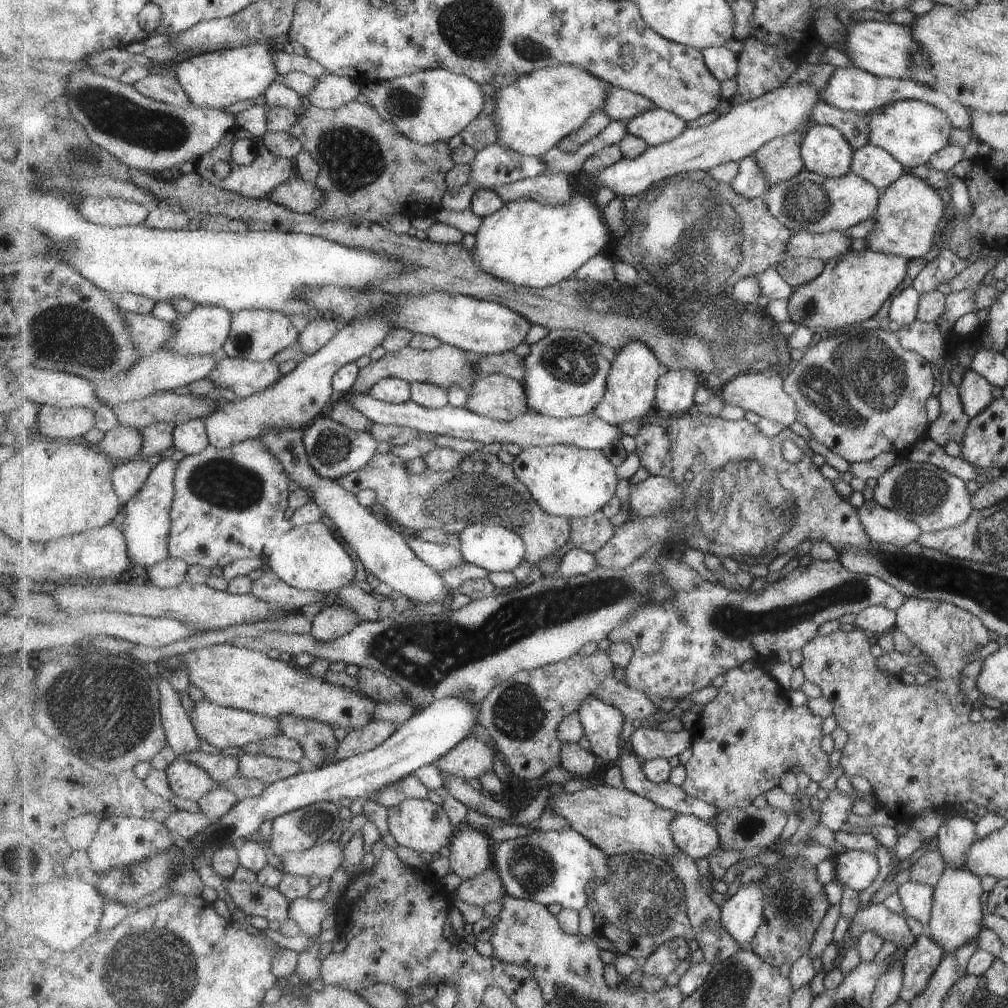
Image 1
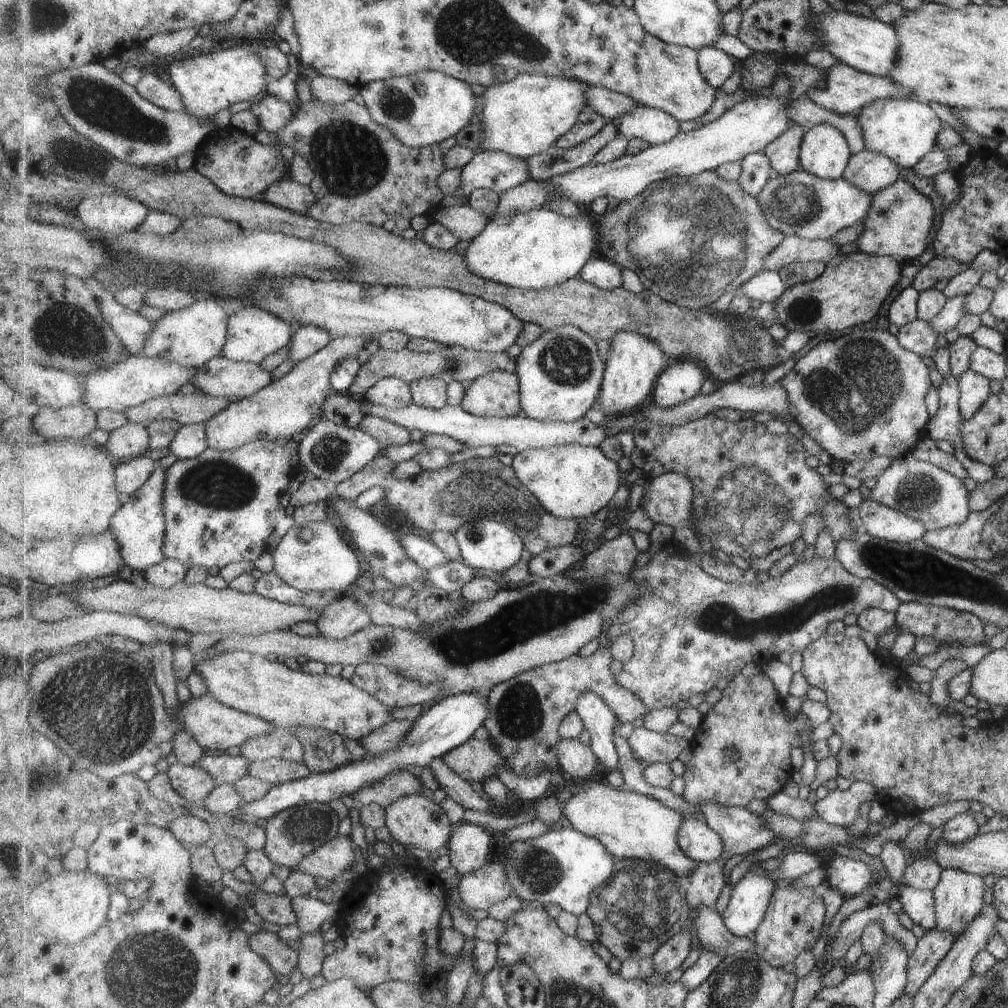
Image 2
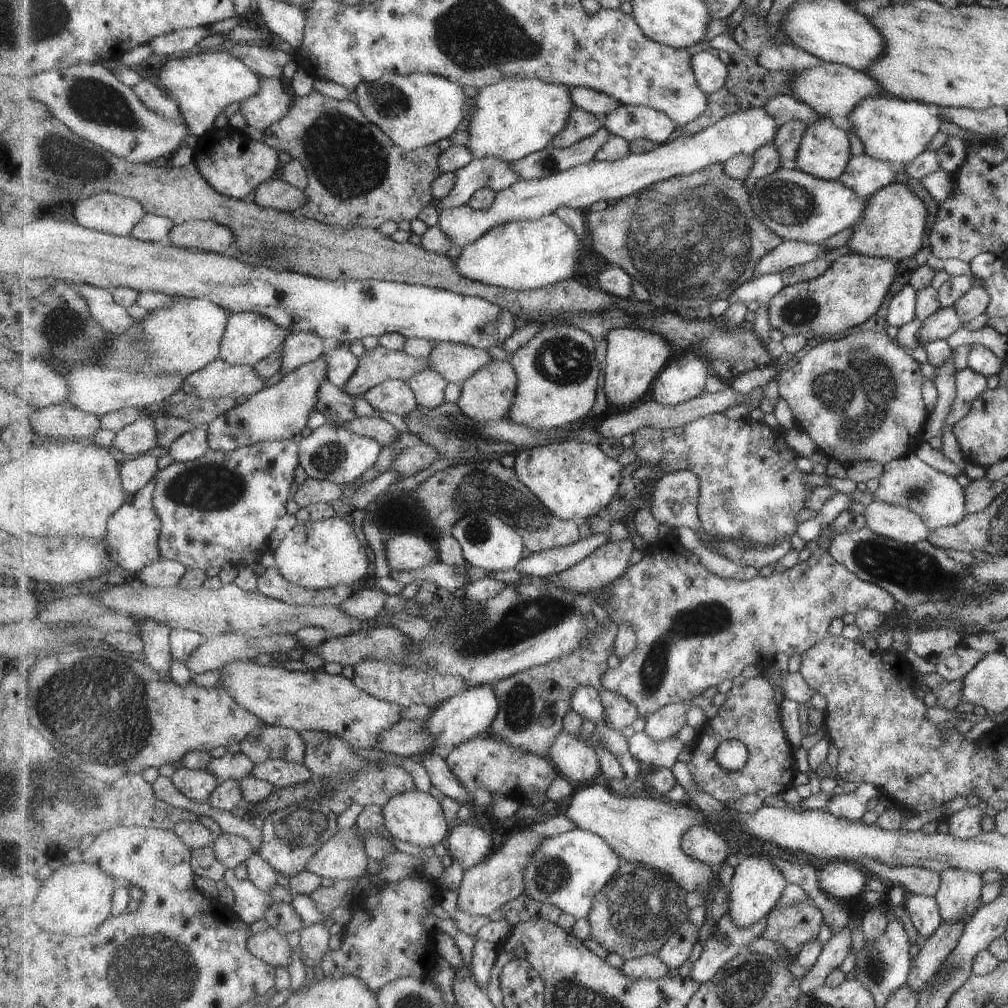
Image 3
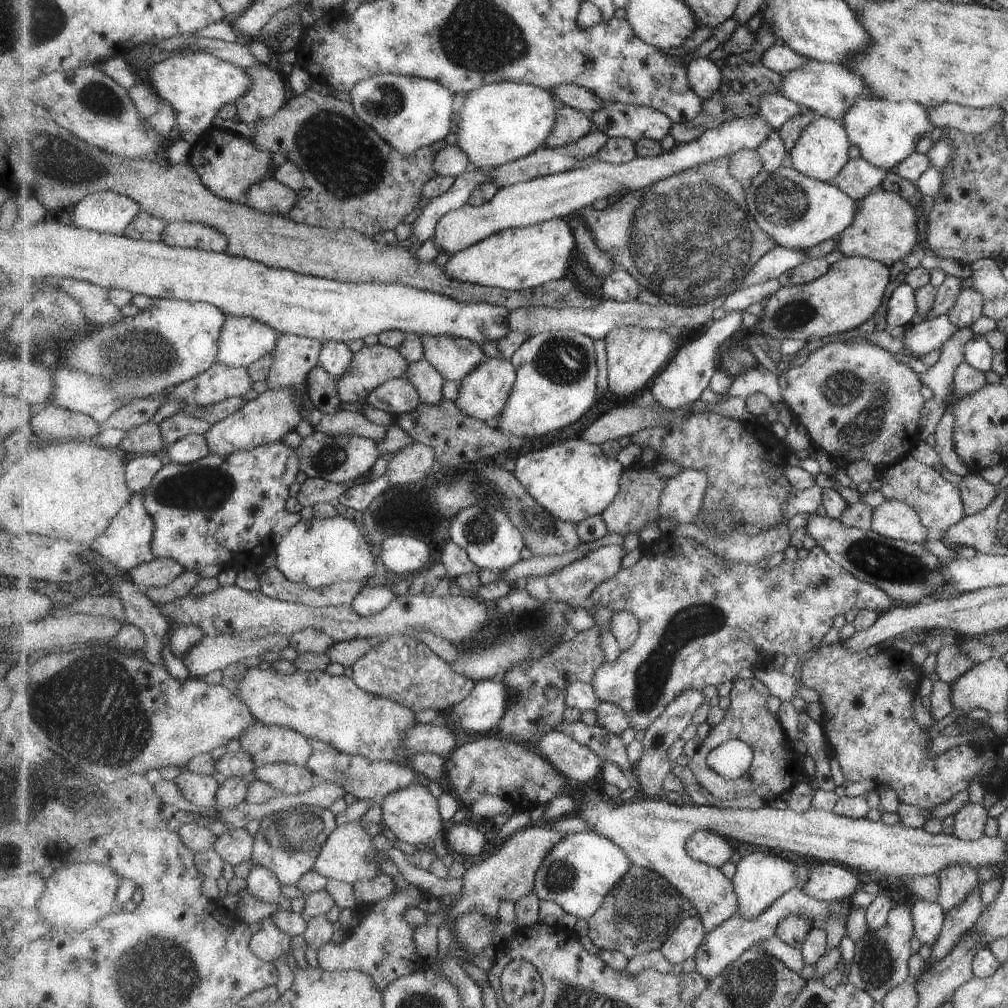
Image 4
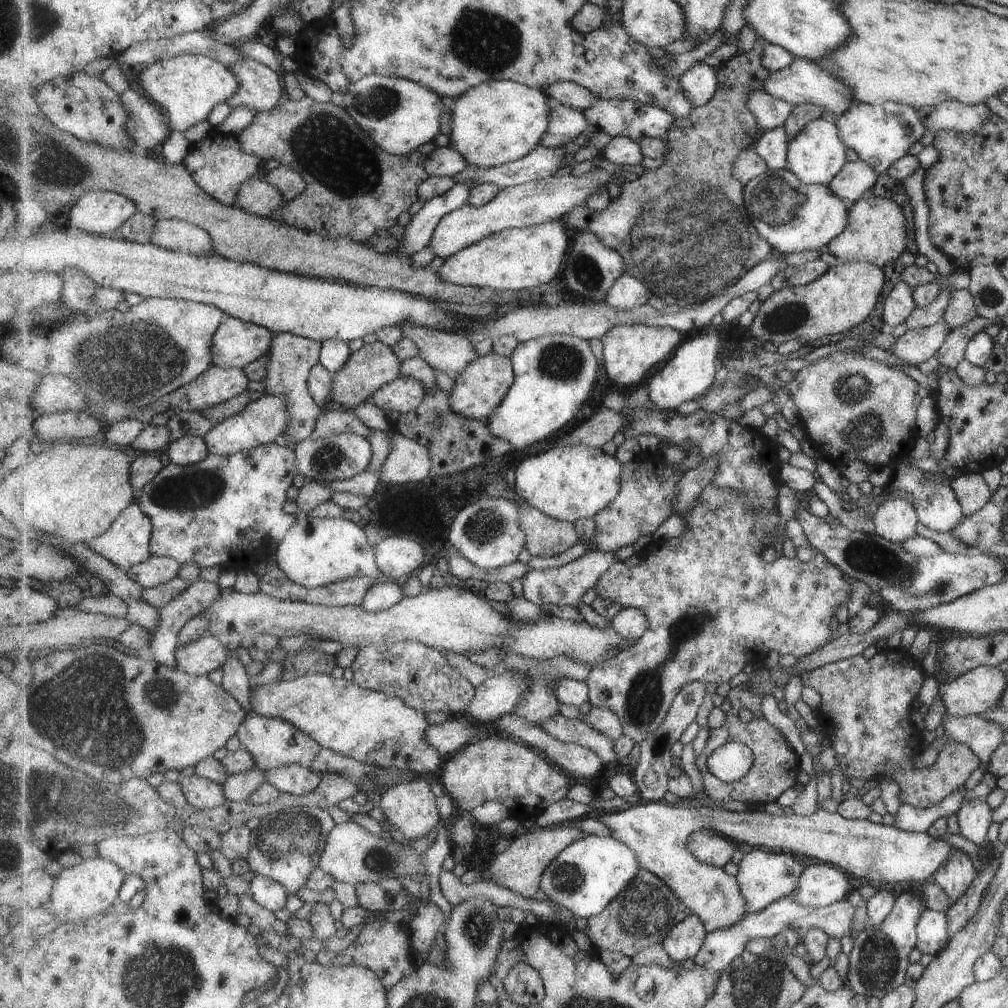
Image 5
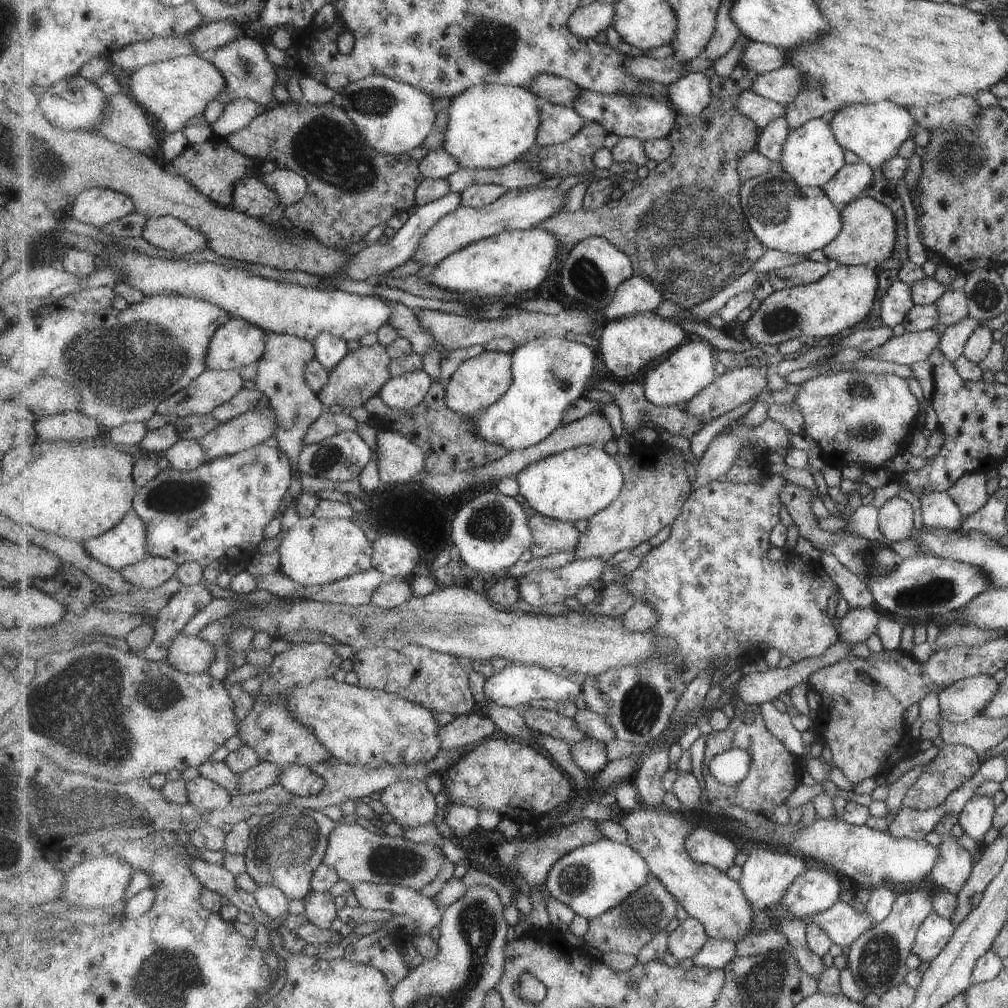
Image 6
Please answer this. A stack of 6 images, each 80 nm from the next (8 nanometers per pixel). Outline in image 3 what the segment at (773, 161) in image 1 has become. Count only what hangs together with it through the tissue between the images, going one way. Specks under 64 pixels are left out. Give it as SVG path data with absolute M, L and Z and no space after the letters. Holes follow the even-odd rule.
M800 120L789 121L780 126L775 144L785 166L794 166L808 128L809 124Z

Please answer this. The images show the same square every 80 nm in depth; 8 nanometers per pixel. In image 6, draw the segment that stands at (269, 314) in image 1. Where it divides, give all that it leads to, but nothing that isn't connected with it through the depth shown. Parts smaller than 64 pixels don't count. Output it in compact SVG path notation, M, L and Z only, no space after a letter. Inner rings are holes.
M231 318L212 338L206 360L208 368L230 371L257 363L266 352L266 334L243 318Z

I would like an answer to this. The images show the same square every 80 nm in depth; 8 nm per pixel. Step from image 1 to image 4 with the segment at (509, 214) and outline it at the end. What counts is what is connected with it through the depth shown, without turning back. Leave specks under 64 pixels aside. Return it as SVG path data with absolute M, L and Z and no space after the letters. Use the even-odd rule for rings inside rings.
M554 218L533 226L513 227L493 233L477 244L452 255L444 267L452 279L464 283L473 283L484 287L499 287L510 291L533 289L536 286L563 278L567 274L576 243L574 231L569 223L565 219Z

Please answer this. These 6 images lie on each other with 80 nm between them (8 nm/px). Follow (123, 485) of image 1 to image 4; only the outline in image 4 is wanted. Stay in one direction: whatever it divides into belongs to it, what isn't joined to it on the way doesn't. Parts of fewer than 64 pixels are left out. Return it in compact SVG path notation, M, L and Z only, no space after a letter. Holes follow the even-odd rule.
M161 454L138 455L130 460L126 468L126 481L132 494L145 491L161 468Z

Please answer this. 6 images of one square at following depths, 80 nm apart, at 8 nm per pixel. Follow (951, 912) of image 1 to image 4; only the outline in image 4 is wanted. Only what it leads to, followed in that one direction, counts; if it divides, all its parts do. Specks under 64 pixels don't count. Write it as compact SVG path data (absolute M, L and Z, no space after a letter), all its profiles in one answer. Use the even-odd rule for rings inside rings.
M957 863L946 866L935 875L940 884L936 902L944 912L961 904L973 892L973 884L979 884L975 869L970 864Z

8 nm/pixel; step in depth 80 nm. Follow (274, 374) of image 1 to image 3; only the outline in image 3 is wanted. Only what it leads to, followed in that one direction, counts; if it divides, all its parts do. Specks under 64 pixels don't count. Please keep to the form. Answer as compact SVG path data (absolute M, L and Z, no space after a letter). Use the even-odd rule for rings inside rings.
M219 358L186 377L181 389L188 396L220 399L248 397L263 390L263 386L265 382L254 366L232 365Z

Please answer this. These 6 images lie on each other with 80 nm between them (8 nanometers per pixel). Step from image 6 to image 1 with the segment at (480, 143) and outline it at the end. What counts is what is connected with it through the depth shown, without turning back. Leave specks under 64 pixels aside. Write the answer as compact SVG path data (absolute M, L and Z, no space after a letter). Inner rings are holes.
M570 64L557 65L550 69L544 68L533 73L524 74L514 83L496 91L494 98L496 107L492 116L498 126L497 143L503 148L508 148L527 156L543 156L548 150L557 147L562 138L584 125L595 111L602 110L602 106L606 103L608 97L609 87L611 85L602 78Z

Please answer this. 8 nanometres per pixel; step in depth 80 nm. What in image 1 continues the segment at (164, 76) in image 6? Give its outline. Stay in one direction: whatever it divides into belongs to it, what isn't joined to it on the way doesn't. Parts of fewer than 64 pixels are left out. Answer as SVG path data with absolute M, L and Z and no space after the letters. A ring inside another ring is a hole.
M262 41L238 48L203 53L195 57L187 54L180 58L176 66L176 77L191 102L197 106L223 109L240 100L261 96L271 86L271 82L281 79L274 63L275 53L270 50L267 41Z

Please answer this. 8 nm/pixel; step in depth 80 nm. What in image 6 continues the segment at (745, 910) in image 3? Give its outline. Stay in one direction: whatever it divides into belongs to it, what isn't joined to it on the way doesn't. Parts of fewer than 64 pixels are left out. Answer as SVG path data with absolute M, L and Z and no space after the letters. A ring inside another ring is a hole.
M758 847L751 850L741 868L740 885L757 913L779 904L796 878L808 870L807 862L801 854L793 852L789 854L789 851L779 852L773 848Z

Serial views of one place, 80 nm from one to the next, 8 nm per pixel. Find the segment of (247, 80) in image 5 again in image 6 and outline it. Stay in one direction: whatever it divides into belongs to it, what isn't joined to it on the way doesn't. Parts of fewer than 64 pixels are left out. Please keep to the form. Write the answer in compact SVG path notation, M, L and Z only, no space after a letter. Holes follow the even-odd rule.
M243 34L243 36L232 40L230 44L213 50L210 59L223 71L227 79L225 92L219 93L217 98L219 102L226 105L239 100L239 98L248 98L259 103L262 109L276 102L274 88L279 82L277 79L279 76L275 72L276 66L271 64L264 47L257 40Z

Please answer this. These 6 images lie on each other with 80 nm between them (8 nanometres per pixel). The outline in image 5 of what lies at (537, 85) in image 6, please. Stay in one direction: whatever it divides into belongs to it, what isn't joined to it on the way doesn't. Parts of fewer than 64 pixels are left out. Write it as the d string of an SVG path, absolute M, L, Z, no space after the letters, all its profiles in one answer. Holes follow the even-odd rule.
M557 81L549 83L543 90L549 98L554 98L564 105L575 107L579 110L590 109L599 99L588 88L571 81Z

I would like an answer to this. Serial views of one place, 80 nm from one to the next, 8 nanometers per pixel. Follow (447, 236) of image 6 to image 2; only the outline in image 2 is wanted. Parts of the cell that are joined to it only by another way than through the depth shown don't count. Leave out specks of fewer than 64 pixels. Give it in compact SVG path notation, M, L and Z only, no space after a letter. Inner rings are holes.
M757 96L731 107L722 117L712 123L687 133L680 132L666 143L651 145L636 155L625 154L620 159L576 168L571 173L554 176L546 181L529 179L509 190L503 191L497 214L511 211L525 213L547 207L554 194L570 198L577 204L593 204L599 197L628 201L645 192L649 185L671 177L690 177L706 170L718 169L731 161L742 161L747 155L764 151L768 144L783 135L793 122L788 117L788 102L782 96ZM465 203L452 207L439 206L434 214L435 220L453 232L459 240L470 243L483 232L493 218Z

